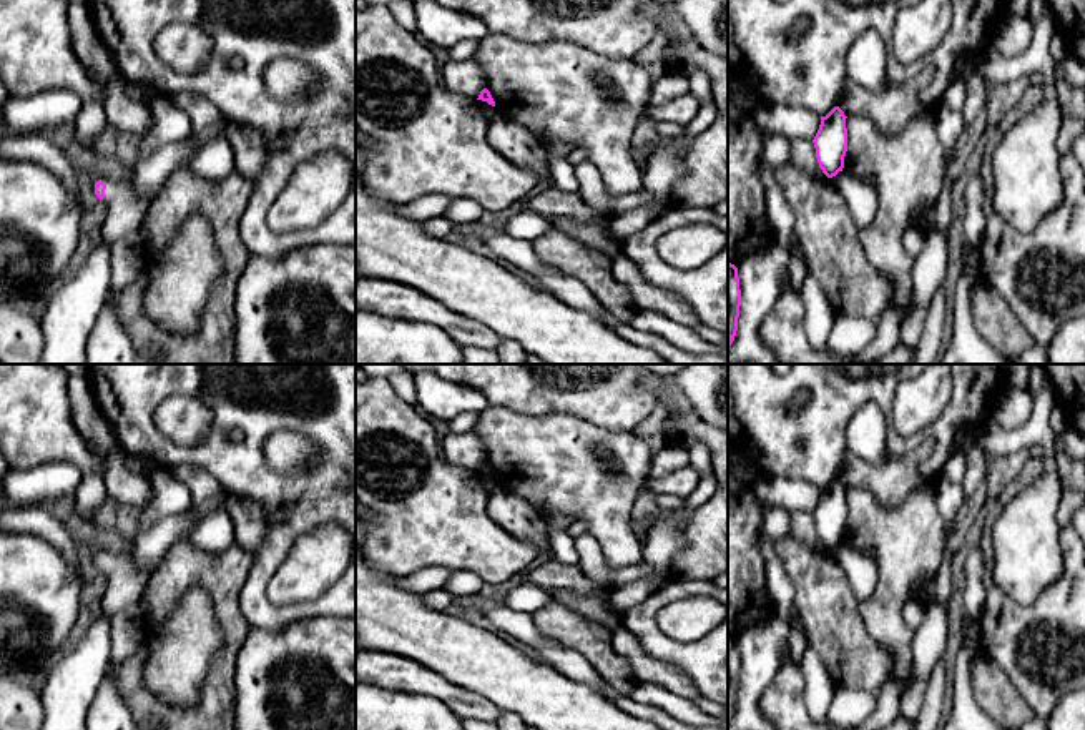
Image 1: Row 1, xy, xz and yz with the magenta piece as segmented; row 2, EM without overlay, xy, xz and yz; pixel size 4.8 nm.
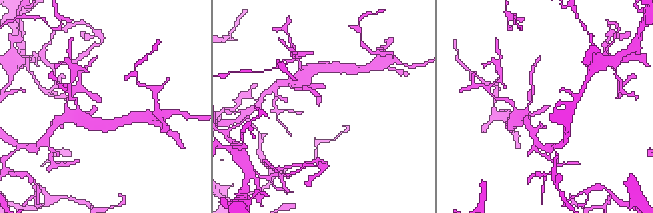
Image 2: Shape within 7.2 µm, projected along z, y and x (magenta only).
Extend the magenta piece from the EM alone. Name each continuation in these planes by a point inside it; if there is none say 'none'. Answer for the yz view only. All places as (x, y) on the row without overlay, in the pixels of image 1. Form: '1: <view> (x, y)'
none

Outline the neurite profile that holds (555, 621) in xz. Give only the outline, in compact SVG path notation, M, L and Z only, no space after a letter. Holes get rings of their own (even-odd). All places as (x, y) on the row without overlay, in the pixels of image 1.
M497 487L488 497L487 514L508 534L540 545L538 560L525 574L530 584L550 595L550 602L532 614L540 634L578 652L613 690L630 695L638 683L630 662L613 650L613 632L572 610L553 594L555 590L600 592L605 605L611 609L608 605L611 589L587 577L578 564L567 565L550 555L543 547L548 539L548 525L538 509L520 496Z

